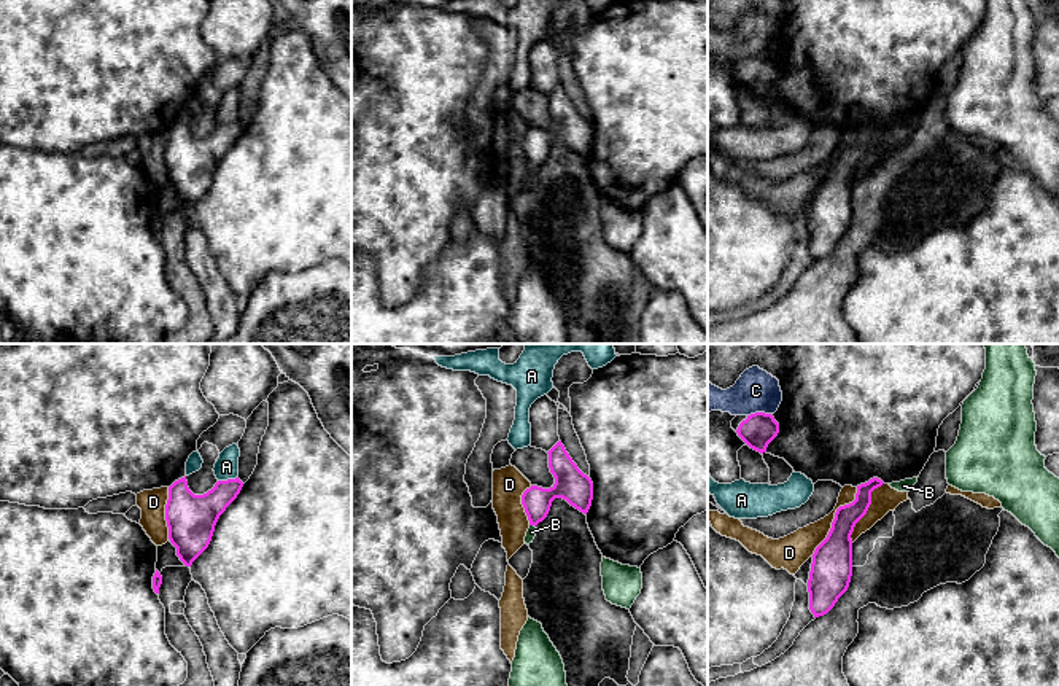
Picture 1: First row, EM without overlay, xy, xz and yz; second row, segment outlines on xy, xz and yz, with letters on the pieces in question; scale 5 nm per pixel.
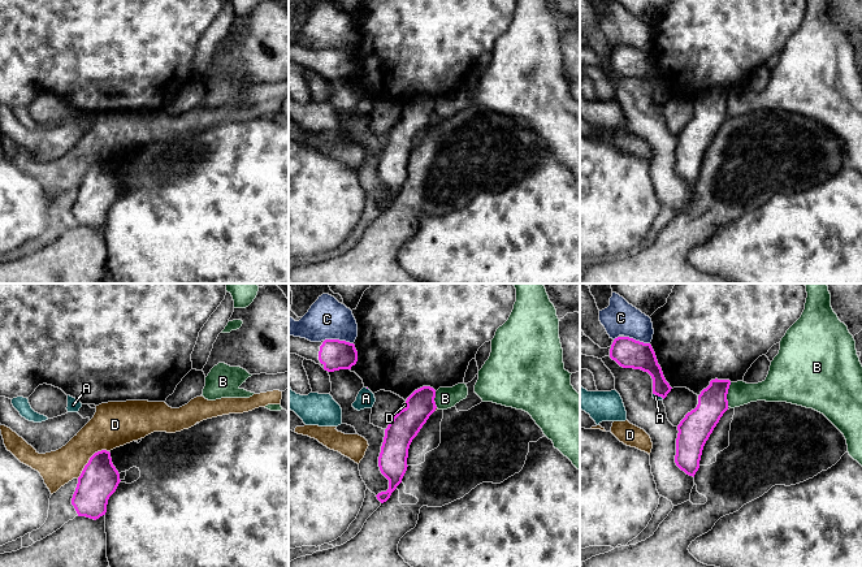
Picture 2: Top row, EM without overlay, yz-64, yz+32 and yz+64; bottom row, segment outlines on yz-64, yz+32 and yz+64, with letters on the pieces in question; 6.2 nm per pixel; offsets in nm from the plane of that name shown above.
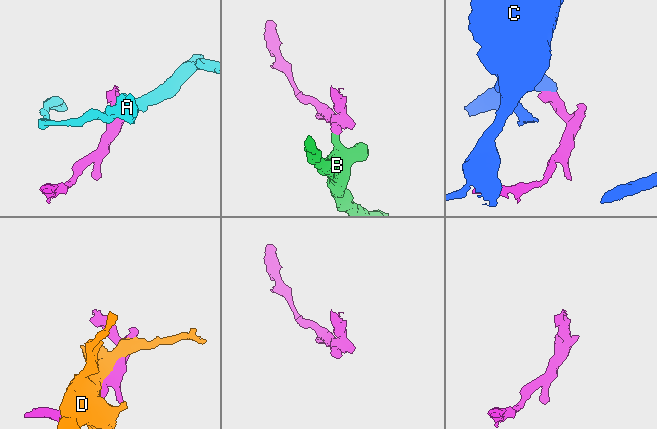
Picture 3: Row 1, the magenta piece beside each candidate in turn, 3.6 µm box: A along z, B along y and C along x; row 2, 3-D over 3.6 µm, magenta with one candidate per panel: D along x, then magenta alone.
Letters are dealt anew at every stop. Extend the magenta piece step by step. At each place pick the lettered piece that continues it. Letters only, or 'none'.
none

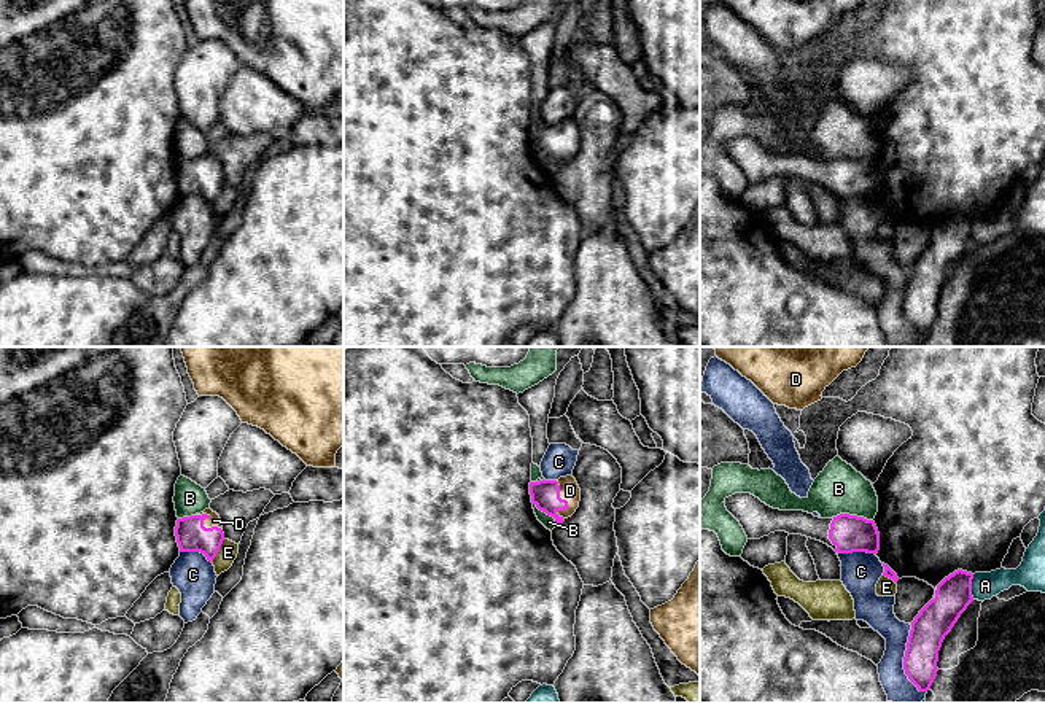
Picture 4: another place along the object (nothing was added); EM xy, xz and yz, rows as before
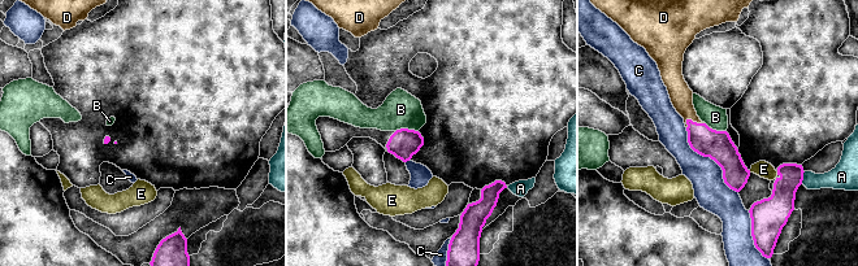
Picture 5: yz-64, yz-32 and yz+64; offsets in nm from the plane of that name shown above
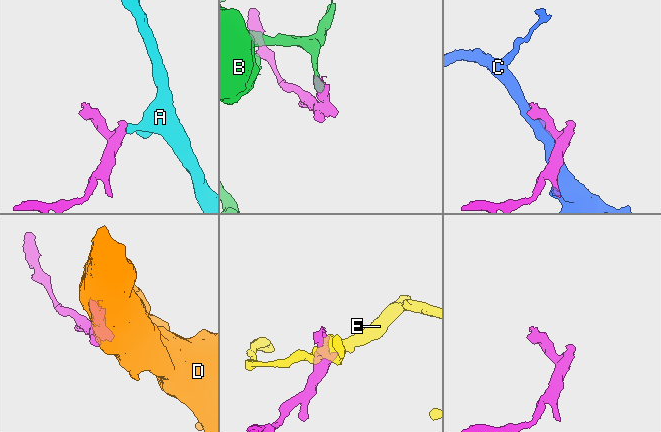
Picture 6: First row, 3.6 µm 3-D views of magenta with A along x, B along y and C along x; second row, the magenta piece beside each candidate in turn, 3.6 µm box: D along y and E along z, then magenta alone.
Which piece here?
D

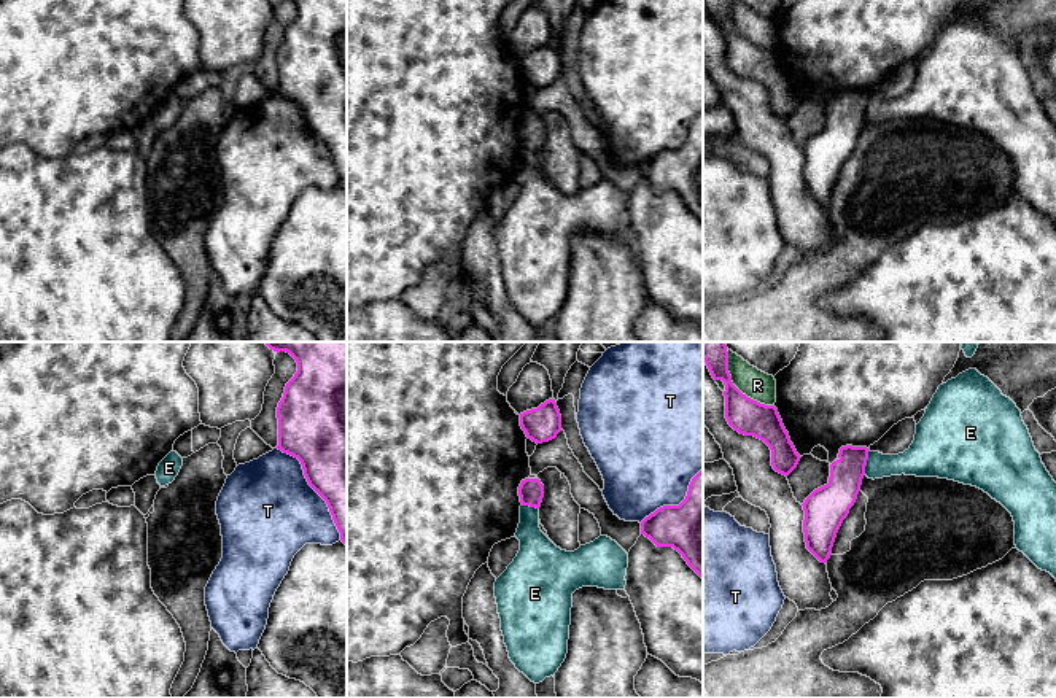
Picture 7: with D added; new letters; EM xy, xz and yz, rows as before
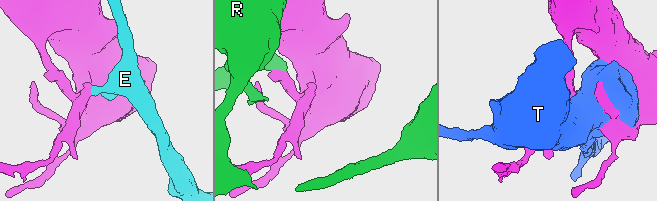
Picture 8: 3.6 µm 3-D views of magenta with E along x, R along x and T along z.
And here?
none

